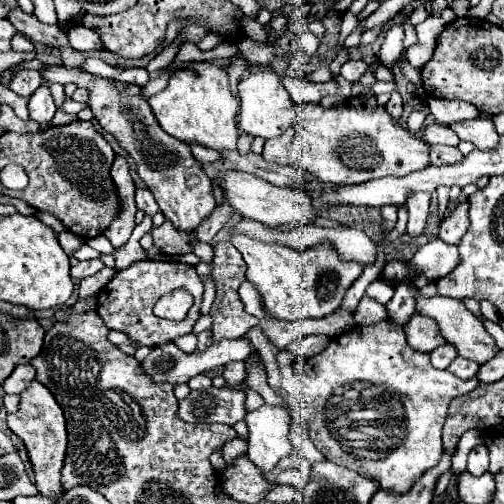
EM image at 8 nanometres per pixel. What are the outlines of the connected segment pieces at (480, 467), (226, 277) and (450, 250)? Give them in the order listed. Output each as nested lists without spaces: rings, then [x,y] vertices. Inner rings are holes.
[[[479,444],[469,452],[467,470],[475,476],[481,476],[487,472],[487,468],[489,468],[489,448],[485,444]]]
[[[230,241],[217,243],[213,246],[213,250],[215,250],[213,278],[215,278],[215,288],[217,288],[217,296],[215,296],[215,302],[213,302],[213,308],[211,308],[211,318],[213,318],[211,332],[213,332],[213,340],[243,338],[247,334],[247,330],[259,322],[255,316],[245,312],[245,306],[243,306],[243,302],[241,302],[238,294],[239,285],[246,280],[246,264]]]
[[[435,238],[417,250],[409,264],[419,276],[433,282],[441,276],[447,276],[459,266],[459,250],[457,246]]]

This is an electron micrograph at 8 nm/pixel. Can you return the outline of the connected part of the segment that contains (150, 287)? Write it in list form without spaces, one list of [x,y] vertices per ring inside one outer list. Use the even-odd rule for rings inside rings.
[[[141,260],[131,264],[125,270],[119,270],[111,282],[107,282],[99,292],[99,304],[97,312],[103,318],[103,322],[111,330],[121,330],[129,334],[129,338],[135,342],[135,346],[157,346],[163,342],[173,342],[175,338],[189,334],[193,330],[193,324],[199,318],[199,306],[203,296],[203,282],[197,276],[195,268],[183,262],[155,262],[155,260]],[[185,288],[193,296],[193,306],[189,308],[187,316],[181,322],[159,318],[151,312],[153,304],[167,292]]]

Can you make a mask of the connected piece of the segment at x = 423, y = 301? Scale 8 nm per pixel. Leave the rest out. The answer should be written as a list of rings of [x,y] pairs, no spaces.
[[[417,290],[417,312],[425,314],[425,316],[431,316],[439,322],[439,328],[441,328],[441,334],[447,342],[453,342],[459,356],[463,358],[471,358],[475,360],[477,364],[485,364],[487,360],[491,360],[499,348],[493,340],[493,336],[483,328],[481,320],[475,318],[465,306],[461,300],[455,300],[455,298],[447,298],[447,296],[433,296],[433,298],[425,298],[419,294]]]

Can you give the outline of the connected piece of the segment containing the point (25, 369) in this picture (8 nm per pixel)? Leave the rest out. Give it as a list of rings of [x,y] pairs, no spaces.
[[[19,364],[11,376],[3,382],[5,394],[21,394],[33,380],[35,380],[35,368],[31,364]]]

